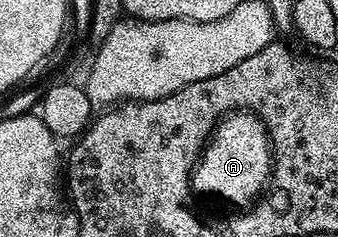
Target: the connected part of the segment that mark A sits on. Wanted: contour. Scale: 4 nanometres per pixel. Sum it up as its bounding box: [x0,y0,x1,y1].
[192,111,272,209]

